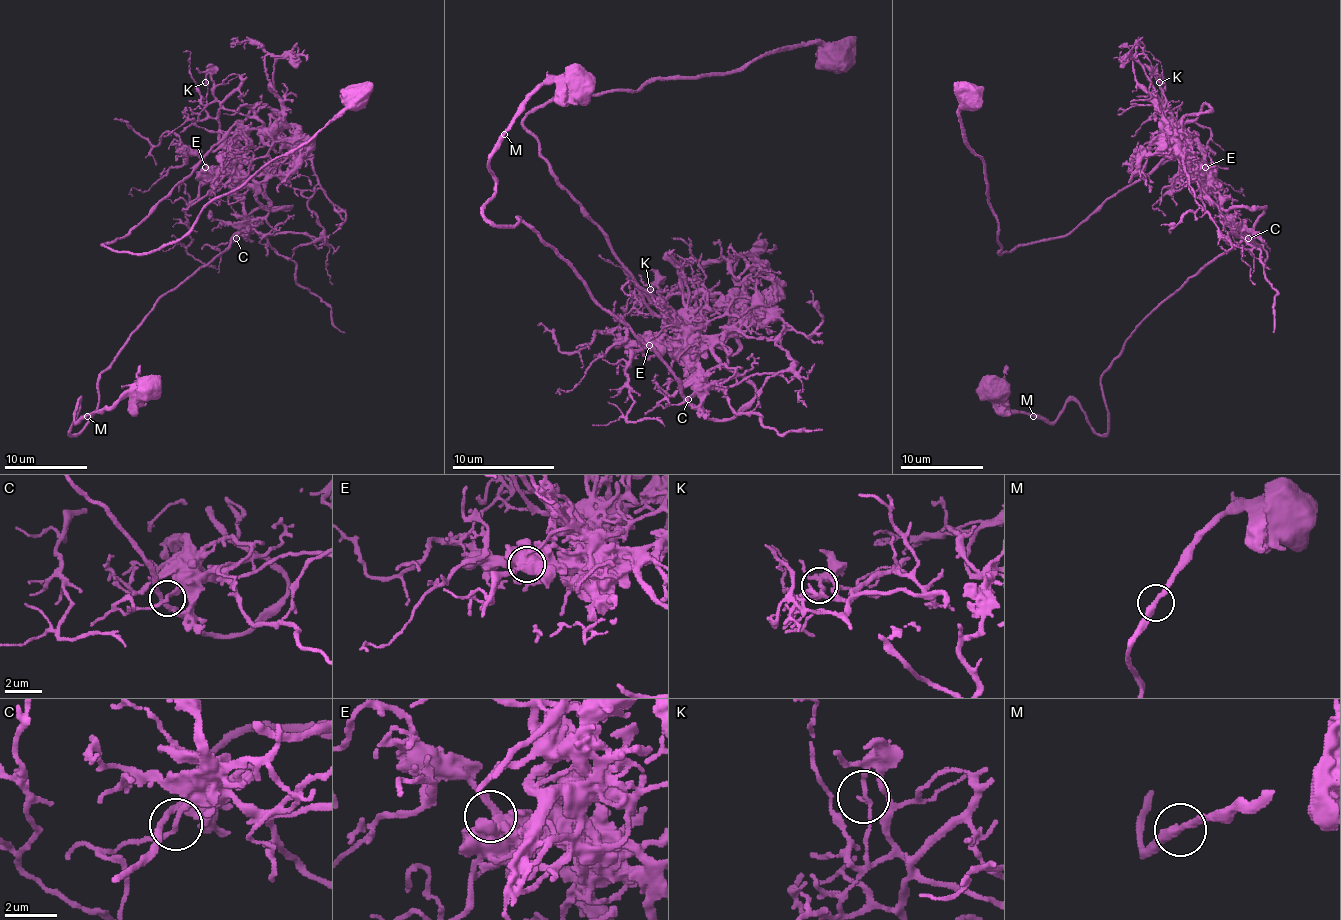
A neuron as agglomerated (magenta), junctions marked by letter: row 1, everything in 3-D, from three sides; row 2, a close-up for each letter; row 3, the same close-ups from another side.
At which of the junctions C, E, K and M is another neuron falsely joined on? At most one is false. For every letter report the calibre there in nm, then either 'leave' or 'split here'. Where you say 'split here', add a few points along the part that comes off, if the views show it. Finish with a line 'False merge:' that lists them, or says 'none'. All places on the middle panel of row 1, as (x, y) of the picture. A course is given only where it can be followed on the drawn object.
C: 170 nm thick; leave
E: 440 nm thick; leave
K: 160 nm thick; split here; foreign part runs (649, 288), (719, 294), (711, 312), (662, 312), (526, 117), (577, 91), (721, 76), (816, 42), (854, 63)
M: 300 nm thick; leave
False merge: K

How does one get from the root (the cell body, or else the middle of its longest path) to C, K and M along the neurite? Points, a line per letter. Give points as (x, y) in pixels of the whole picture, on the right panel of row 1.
C: (990, 386), (998, 407), (1050, 421), (1073, 401), (1105, 434), (1100, 376), (1130, 334), (1248, 238)
K: (990, 386), (998, 407), (1050, 421), (1073, 401), (1105, 434), (1100, 376), (1130, 334), (1246, 236), (1159, 82)
M: (990, 386), (986, 392), (998, 407), (1034, 415)

